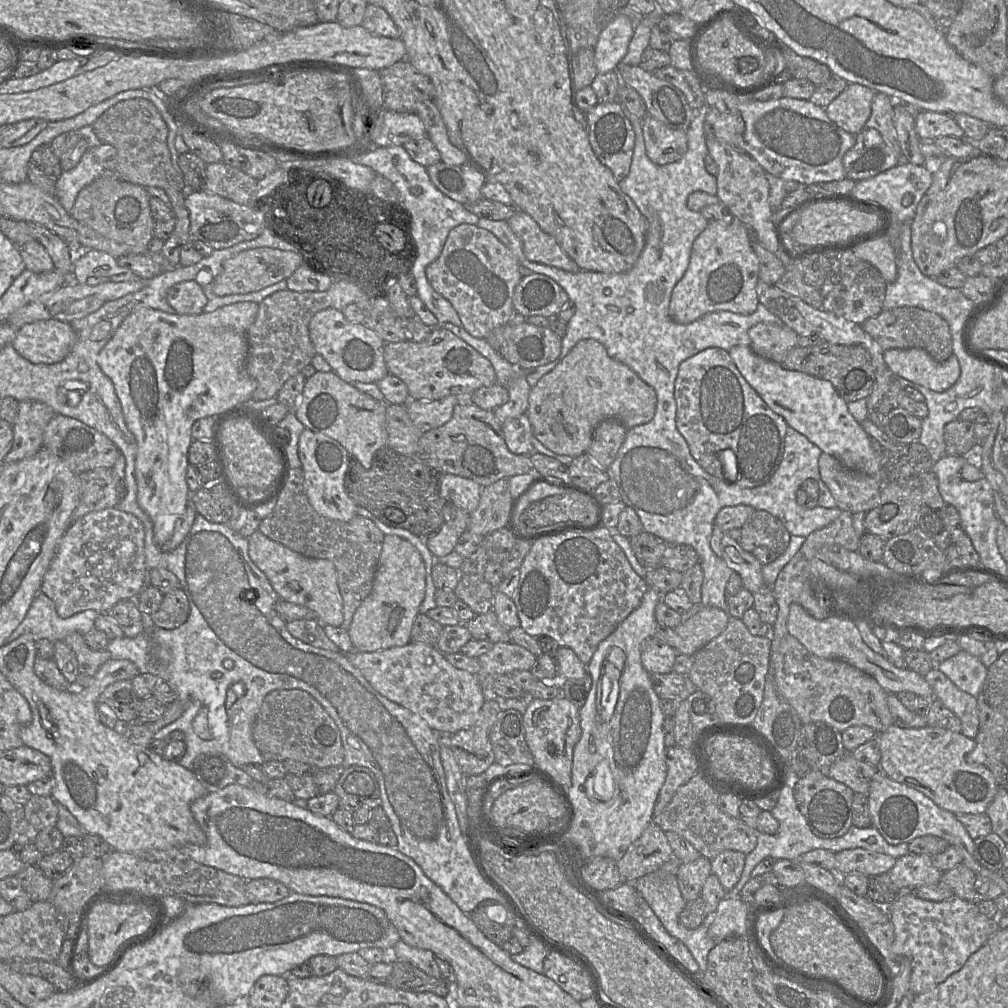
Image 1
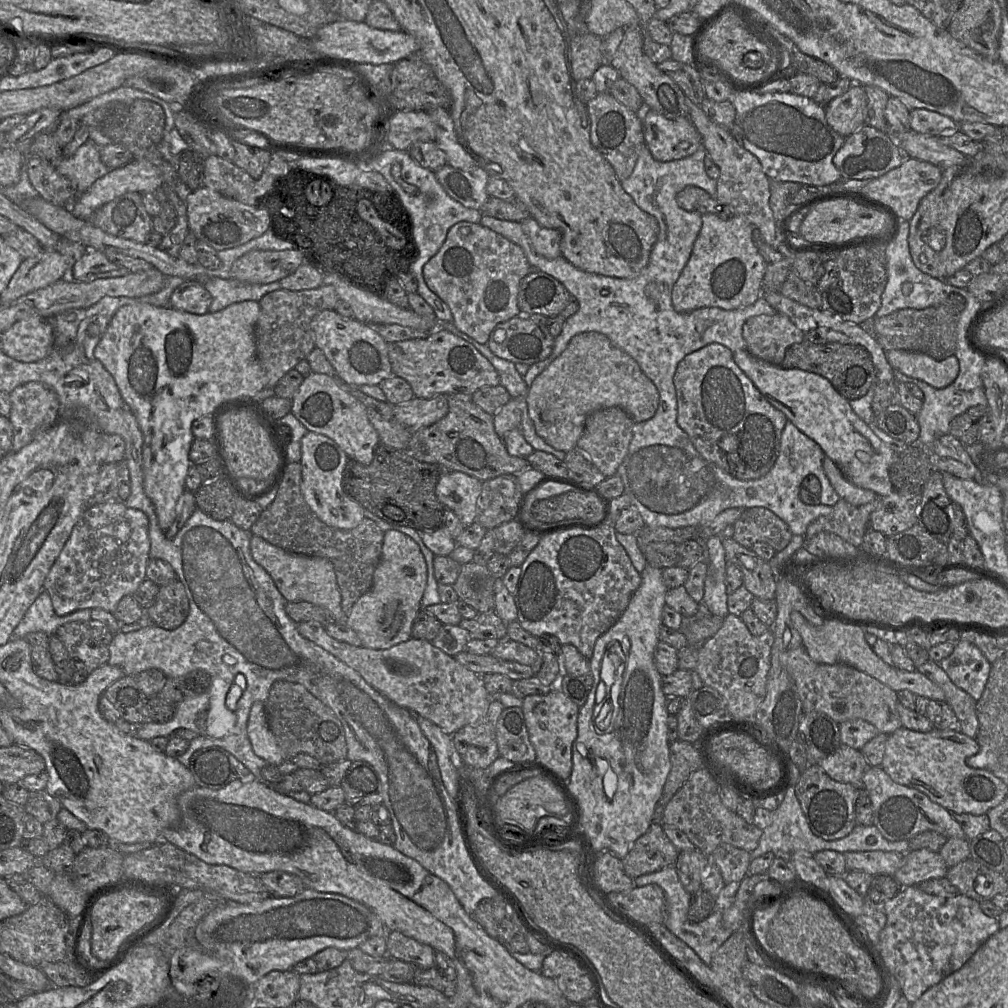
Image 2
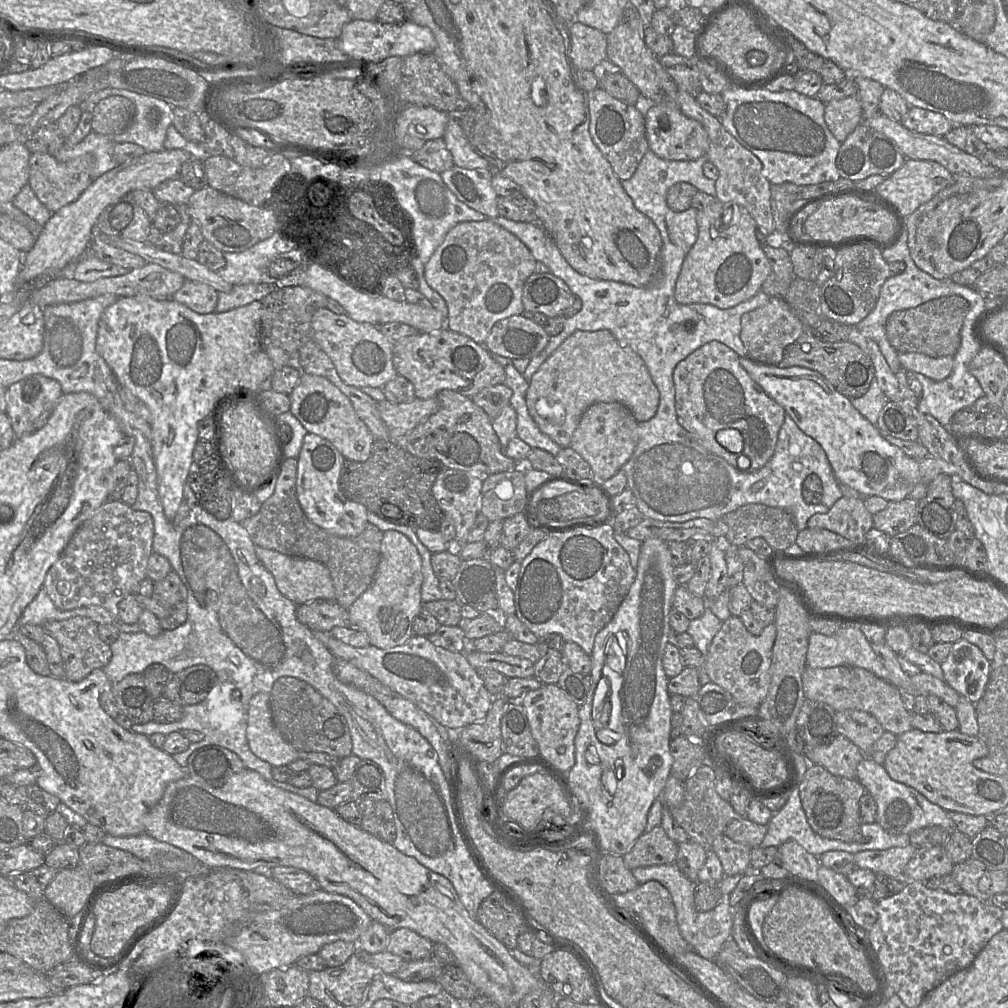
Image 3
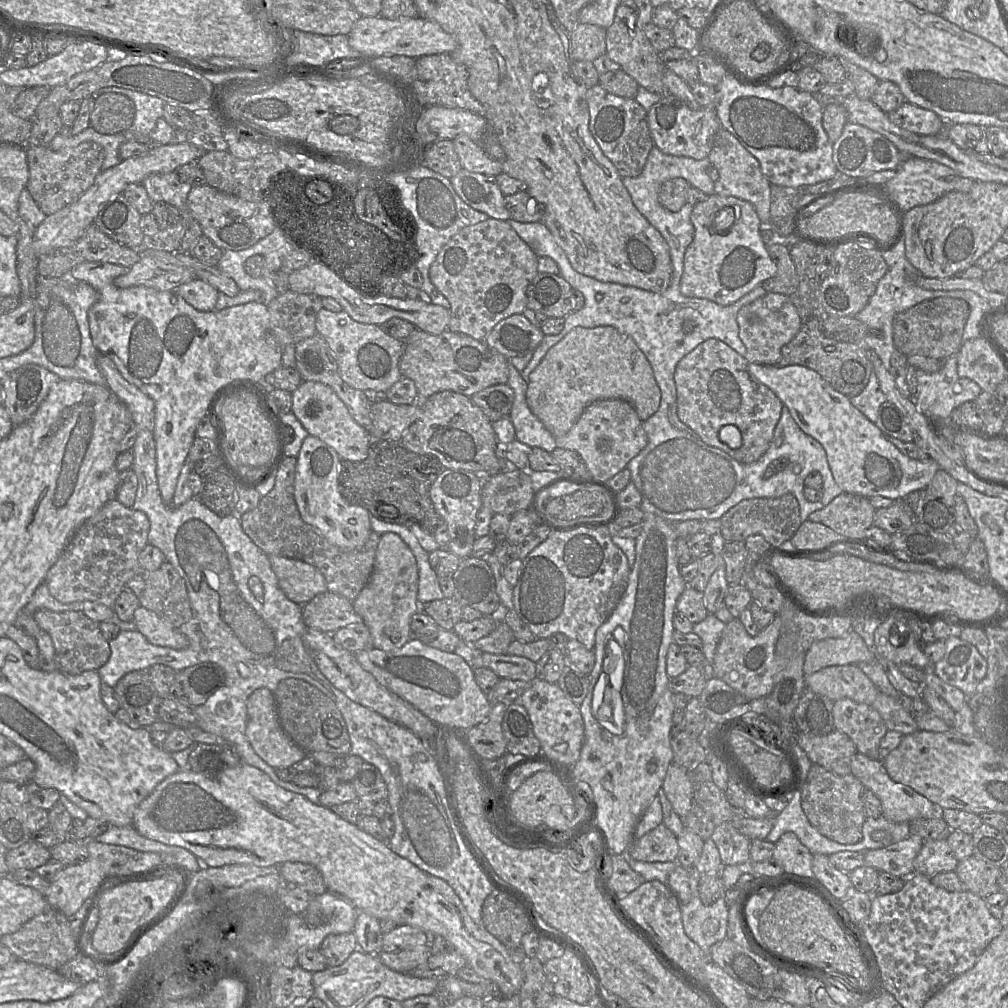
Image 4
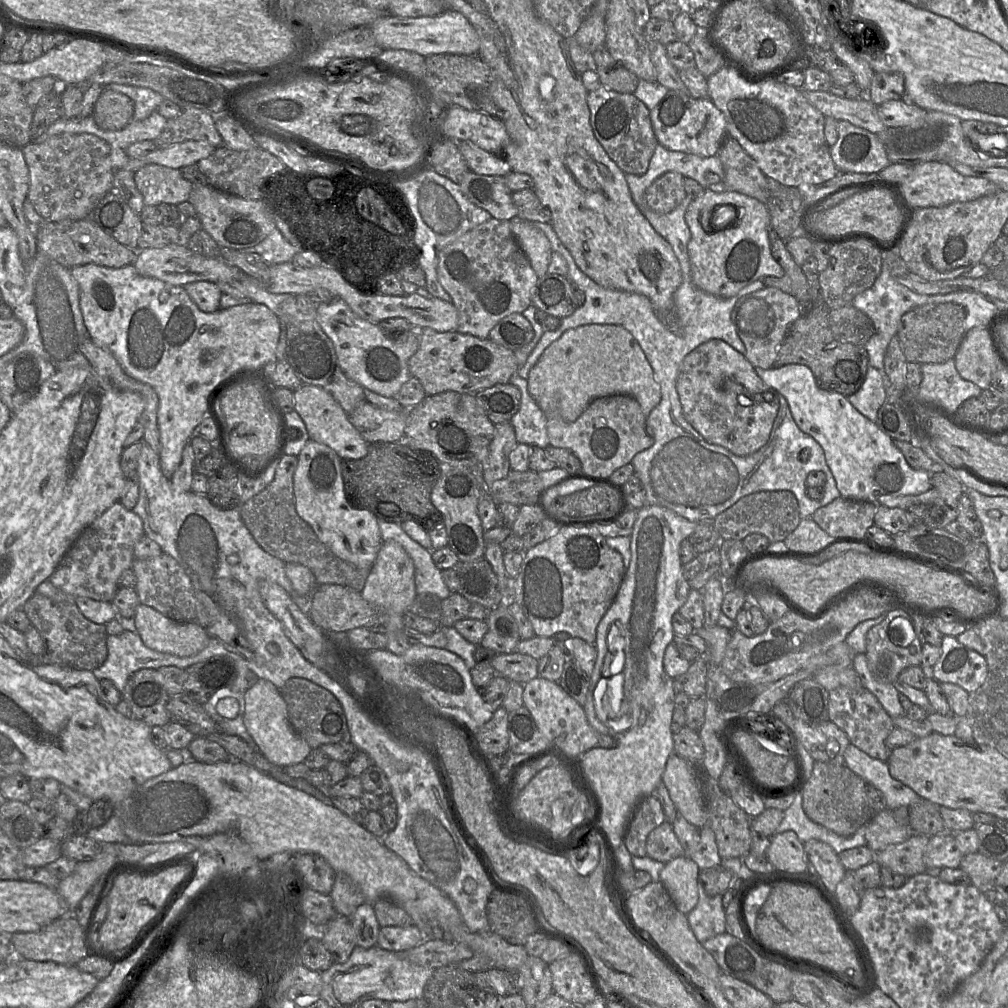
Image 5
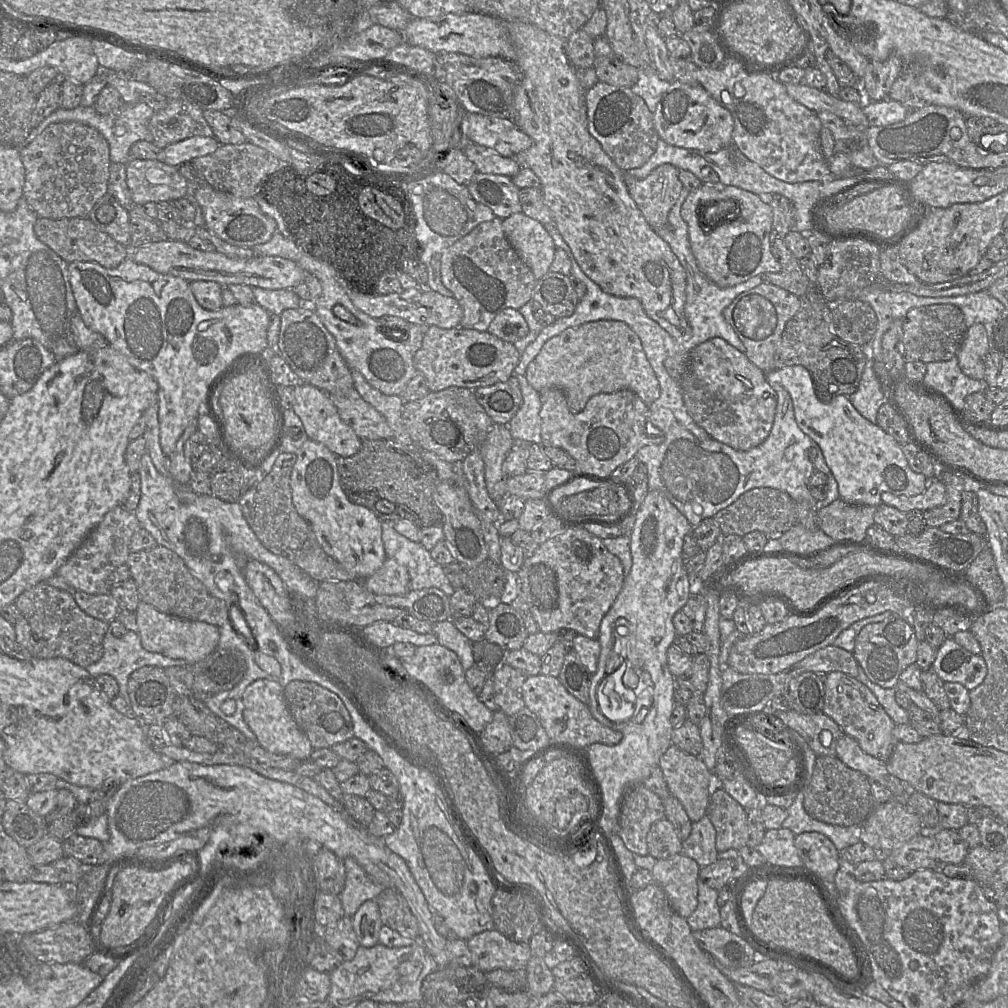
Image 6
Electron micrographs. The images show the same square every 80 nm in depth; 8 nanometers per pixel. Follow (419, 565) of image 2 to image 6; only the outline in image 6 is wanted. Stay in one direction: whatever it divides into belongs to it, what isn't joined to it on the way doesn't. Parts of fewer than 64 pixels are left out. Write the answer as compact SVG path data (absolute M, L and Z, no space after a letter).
M386 558L383 565L363 585L377 595L403 595L410 591L409 573L406 567L392 558Z

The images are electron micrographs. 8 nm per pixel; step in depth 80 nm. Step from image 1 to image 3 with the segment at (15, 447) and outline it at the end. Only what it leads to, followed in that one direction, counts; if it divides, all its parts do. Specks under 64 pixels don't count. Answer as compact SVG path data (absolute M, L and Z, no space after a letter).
M41 374L30 375L13 383L6 391L6 414L15 438L41 429L63 395L60 383Z

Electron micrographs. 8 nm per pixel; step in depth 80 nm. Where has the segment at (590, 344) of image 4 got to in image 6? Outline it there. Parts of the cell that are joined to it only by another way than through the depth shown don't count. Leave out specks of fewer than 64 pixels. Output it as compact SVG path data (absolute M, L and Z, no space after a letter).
M614 320L588 322L578 327L568 328L550 338L527 366L525 377L537 392L549 388L560 389L566 397L570 412L573 414L582 411L587 401L599 393L630 390L648 406L660 396L658 379L646 357L639 337L627 324Z

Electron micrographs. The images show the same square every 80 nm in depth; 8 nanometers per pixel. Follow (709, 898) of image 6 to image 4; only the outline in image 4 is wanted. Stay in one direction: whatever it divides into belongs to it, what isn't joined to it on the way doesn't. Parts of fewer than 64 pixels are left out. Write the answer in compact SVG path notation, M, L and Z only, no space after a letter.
M694 869L690 871L690 890L690 901L681 905L683 928L686 935L708 953L711 946L727 938L729 908L724 896L711 905L702 903Z

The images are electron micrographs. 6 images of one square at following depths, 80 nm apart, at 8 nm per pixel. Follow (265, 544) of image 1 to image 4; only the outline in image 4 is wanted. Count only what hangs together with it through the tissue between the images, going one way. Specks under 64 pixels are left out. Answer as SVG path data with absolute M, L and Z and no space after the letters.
M268 555L271 568L286 597L298 605L305 605L314 596L328 591L323 574L301 560Z

